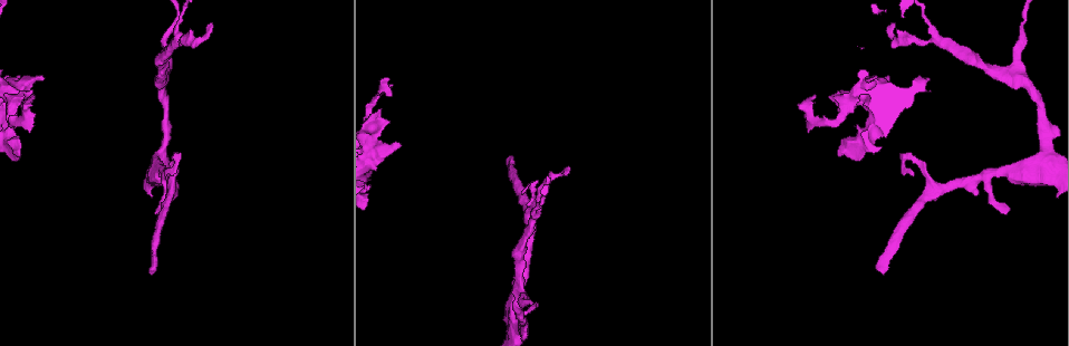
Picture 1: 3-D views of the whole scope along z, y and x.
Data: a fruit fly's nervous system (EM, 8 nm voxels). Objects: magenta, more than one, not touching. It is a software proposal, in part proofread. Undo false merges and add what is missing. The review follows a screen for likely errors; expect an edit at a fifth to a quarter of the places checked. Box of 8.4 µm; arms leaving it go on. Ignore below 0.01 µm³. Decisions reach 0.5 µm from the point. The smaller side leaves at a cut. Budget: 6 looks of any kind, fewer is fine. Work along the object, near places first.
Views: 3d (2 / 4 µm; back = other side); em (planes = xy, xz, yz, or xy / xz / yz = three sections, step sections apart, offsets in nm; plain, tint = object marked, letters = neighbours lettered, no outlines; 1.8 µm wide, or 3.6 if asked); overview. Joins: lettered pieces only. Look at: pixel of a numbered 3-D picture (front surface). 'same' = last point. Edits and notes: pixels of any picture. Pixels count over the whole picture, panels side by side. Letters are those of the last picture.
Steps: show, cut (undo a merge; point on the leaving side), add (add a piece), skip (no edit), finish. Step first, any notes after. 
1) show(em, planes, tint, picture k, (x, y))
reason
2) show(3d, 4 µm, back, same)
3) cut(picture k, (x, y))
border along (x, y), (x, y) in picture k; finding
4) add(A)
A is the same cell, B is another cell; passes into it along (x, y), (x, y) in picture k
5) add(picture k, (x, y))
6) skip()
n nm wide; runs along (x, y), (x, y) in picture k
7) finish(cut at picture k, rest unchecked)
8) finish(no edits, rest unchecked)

show(3d, 4 µm, back, picture 1, (42, 76))
thick end

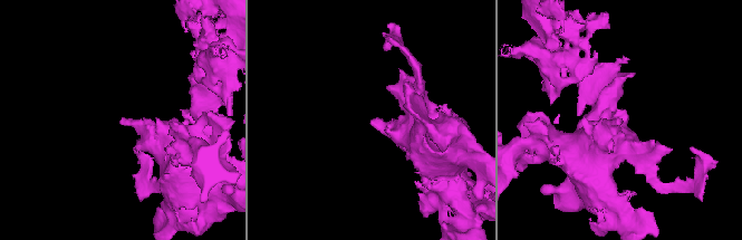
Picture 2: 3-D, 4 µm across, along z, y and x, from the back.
show(em, xy, step 4, tint, picture 2, (371, 119))
need the tissue

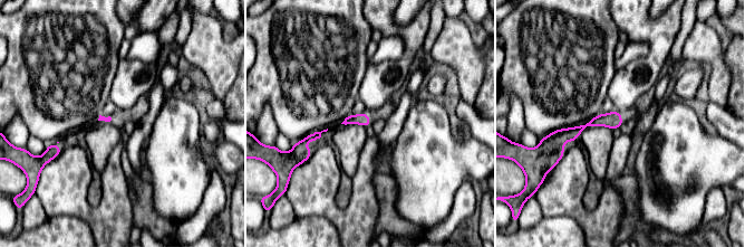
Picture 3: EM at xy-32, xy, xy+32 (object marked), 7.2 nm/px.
show(em, planes, letters, same)

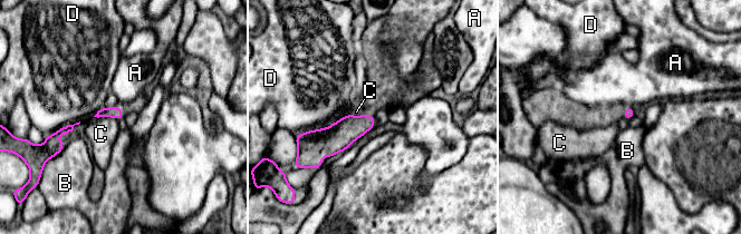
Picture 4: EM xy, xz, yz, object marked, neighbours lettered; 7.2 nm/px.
skip()
D touches over 380 nm; A, B, C and D are other cells; border along (94, 116), (118, 119) in picture 4; no lettered piece goes on from it

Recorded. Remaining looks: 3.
show(3d, 4 µm, picture 1, (914, 174))
free end

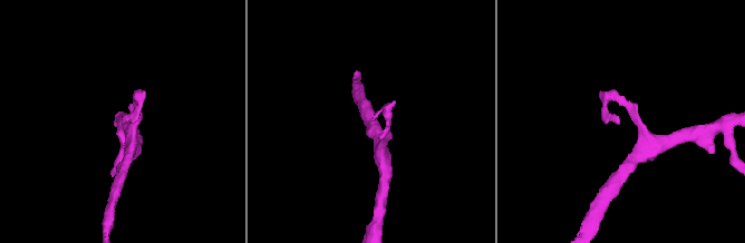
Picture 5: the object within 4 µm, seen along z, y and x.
show(em, xy, step 16, letters, picture 5, (371, 120))
need the tissue

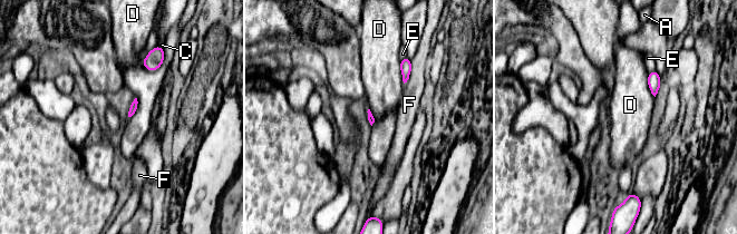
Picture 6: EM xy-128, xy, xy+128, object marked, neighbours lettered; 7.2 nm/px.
skip()
A, C, D, E and F are other cells; border along (648, 72), (648, 88), (655, 96) in picture 6; no lettered piece goes on from it

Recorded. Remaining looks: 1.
show(em, planes, letters, picture 1, (880, 271))
branch stops here

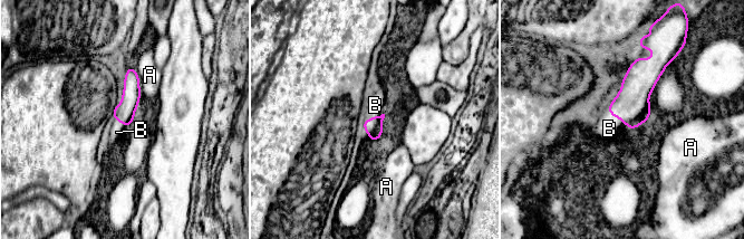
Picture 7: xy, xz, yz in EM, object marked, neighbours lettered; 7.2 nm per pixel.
add(B)
130 nm wide; B is the same cell, A is another cell; passes into it along (631, 105), (617, 117), (609, 128) in picture 7; it goes on there

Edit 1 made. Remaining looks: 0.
finish(add at picture 7, rest unchecked)

